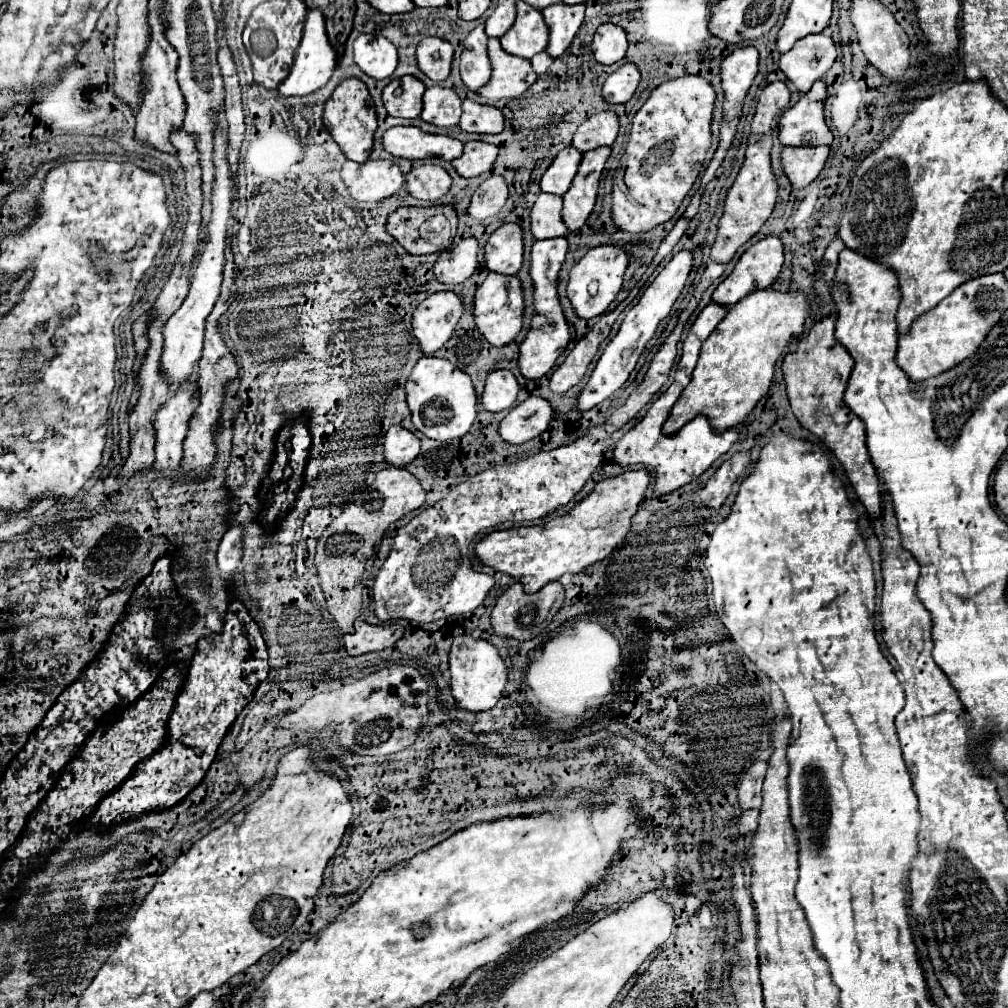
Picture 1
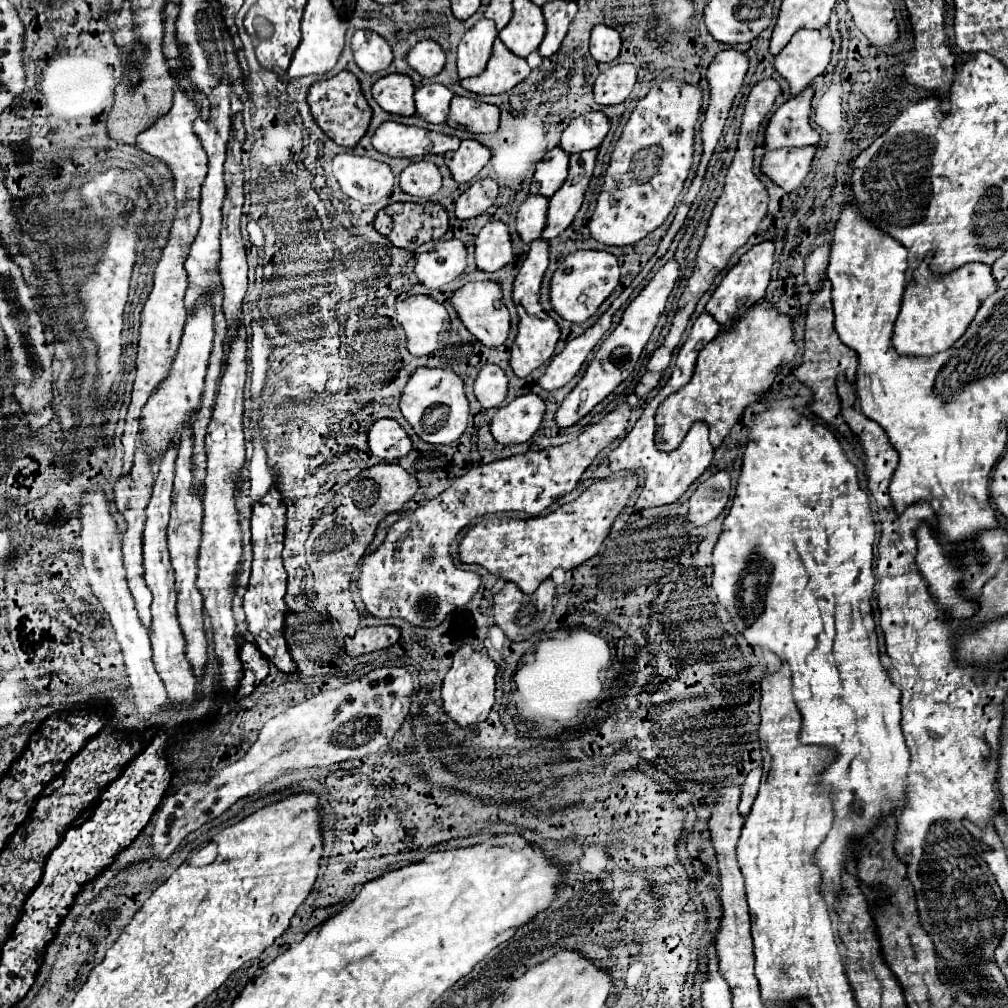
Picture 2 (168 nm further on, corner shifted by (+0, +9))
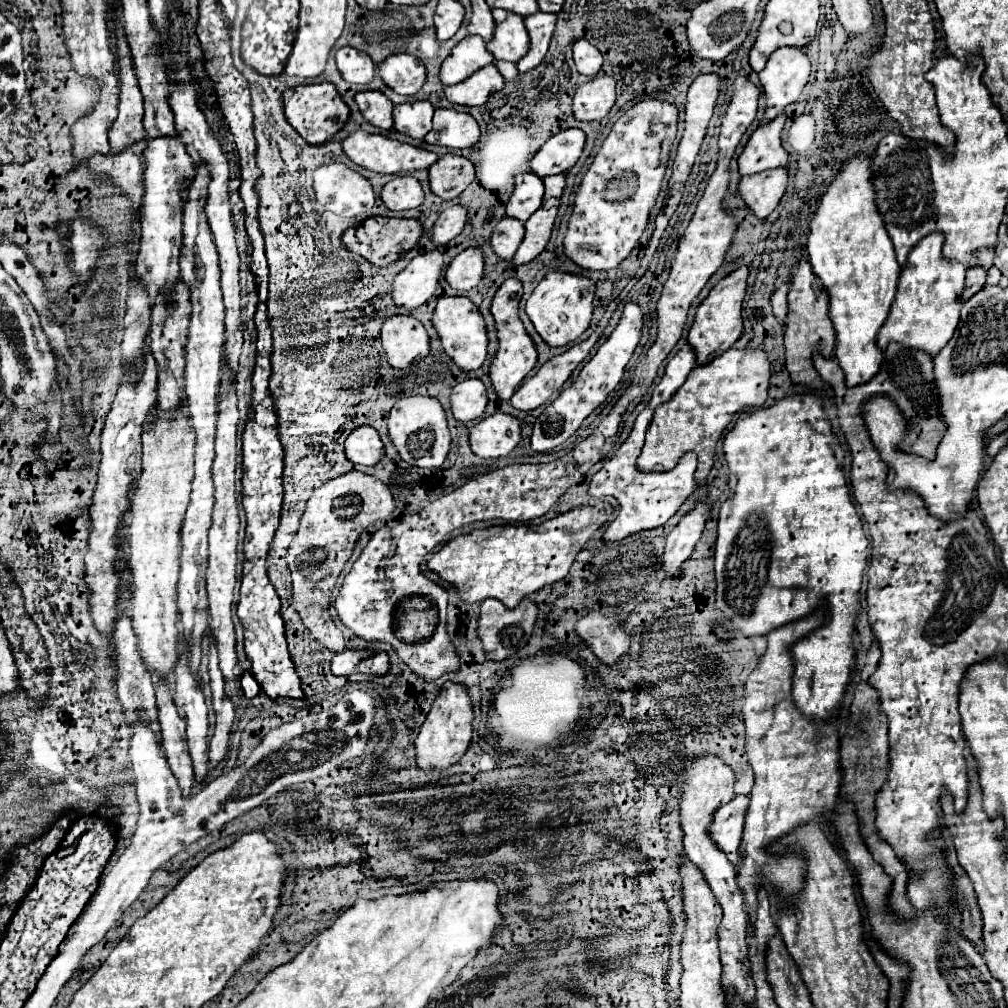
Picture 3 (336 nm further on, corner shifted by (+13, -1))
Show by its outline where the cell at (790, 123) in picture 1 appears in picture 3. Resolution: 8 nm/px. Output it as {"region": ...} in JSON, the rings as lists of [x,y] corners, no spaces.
{"region":[[[779,114],[773,122],[759,126],[751,134],[741,156],[737,158],[741,176],[757,174],[771,168],[783,168],[787,164],[789,154],[781,146],[783,124],[785,124],[785,114]]]}

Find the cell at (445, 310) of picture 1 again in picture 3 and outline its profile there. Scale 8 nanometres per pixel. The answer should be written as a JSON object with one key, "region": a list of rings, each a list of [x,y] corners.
{"region":[[[413,316],[387,318],[381,328],[381,344],[387,362],[397,370],[405,370],[411,362],[429,354],[427,330]]]}

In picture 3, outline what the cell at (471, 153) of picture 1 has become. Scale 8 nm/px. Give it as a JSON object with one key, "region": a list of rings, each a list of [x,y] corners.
{"region":[[[457,154],[441,156],[429,168],[429,186],[431,192],[443,200],[459,196],[475,180],[475,166]]]}

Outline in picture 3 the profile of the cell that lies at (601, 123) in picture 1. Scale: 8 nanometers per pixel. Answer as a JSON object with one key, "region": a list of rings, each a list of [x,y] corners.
{"region":[[[577,128],[561,130],[551,136],[539,152],[529,162],[529,172],[539,174],[539,178],[567,172],[581,156],[585,146],[585,134]]]}

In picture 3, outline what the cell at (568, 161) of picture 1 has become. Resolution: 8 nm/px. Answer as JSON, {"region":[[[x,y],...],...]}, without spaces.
{"region":[[[517,174],[515,190],[507,202],[507,216],[525,222],[543,204],[543,182],[535,174]]]}

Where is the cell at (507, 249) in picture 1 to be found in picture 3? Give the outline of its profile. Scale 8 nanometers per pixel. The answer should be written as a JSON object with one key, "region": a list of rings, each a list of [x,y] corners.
{"region":[[[467,248],[457,254],[445,270],[445,282],[455,290],[471,290],[483,276],[483,252]]]}

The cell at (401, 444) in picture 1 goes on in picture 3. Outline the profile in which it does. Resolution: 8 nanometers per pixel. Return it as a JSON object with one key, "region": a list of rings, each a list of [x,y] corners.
{"region":[[[359,426],[353,430],[345,440],[345,456],[353,464],[375,466],[385,456],[385,448],[377,430],[371,426]]]}

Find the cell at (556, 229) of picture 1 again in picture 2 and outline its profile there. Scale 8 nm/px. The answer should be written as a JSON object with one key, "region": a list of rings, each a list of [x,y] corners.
{"region":[[[528,196],[516,214],[516,230],[520,238],[526,244],[540,238],[546,222],[548,222],[548,198]]]}

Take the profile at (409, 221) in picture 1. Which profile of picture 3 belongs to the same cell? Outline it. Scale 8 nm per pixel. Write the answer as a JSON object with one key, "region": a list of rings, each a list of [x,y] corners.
{"region":[[[367,218],[357,228],[347,228],[341,236],[341,244],[351,250],[357,256],[363,256],[373,266],[389,266],[399,258],[401,252],[409,252],[421,238],[421,224],[417,220],[405,220],[405,218]]]}

